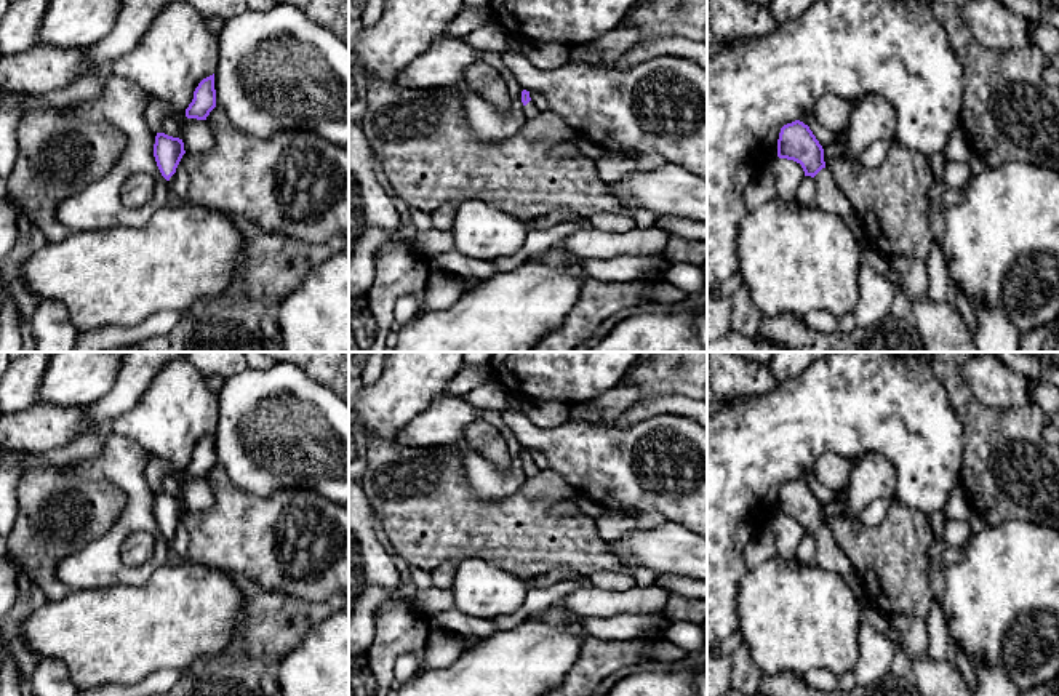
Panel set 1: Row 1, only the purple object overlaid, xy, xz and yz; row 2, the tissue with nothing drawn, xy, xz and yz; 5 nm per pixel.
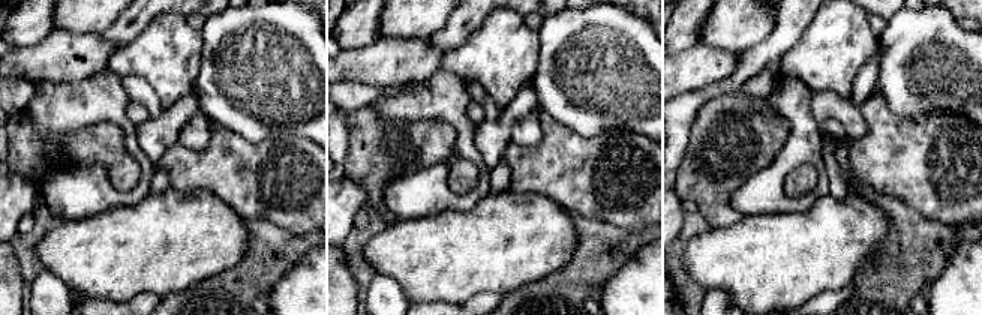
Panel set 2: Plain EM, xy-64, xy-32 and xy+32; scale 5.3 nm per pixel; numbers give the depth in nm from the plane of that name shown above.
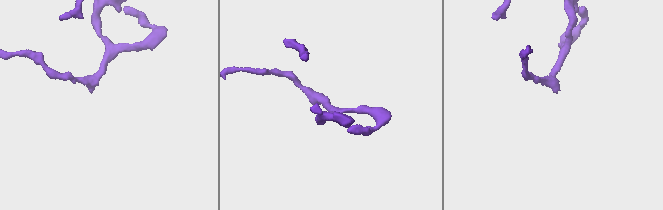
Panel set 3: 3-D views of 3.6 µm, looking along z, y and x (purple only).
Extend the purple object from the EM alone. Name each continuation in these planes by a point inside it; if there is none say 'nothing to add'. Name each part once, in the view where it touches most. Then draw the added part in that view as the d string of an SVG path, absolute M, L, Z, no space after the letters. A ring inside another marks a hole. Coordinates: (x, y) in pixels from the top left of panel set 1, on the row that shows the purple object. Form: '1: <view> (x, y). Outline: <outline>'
1: yz (829, 199). Outline: M822 168L816 176L814 205L827 213L837 214L853 232L859 245L869 242L869 237L861 224L861 219L846 197L838 190L832 173Z

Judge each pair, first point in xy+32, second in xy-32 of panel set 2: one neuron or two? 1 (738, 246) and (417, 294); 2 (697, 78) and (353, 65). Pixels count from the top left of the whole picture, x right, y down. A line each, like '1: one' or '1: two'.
1: one
2: one

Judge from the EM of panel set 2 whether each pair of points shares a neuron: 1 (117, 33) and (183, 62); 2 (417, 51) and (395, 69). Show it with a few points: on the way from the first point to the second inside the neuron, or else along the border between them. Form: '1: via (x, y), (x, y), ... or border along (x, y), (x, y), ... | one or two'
1: border along (158, 15), (120, 47) | two
2: via (411, 57), (401, 63) | one

